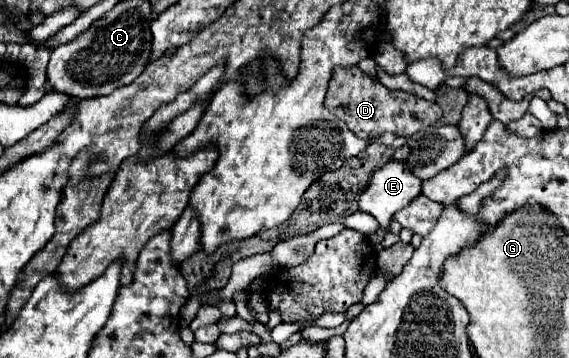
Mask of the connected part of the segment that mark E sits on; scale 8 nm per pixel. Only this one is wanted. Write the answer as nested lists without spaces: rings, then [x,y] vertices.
[[[401,161],[385,163],[371,177],[367,189],[359,195],[357,207],[373,215],[379,225],[389,231],[389,221],[395,211],[407,207],[421,193],[421,181]]]

